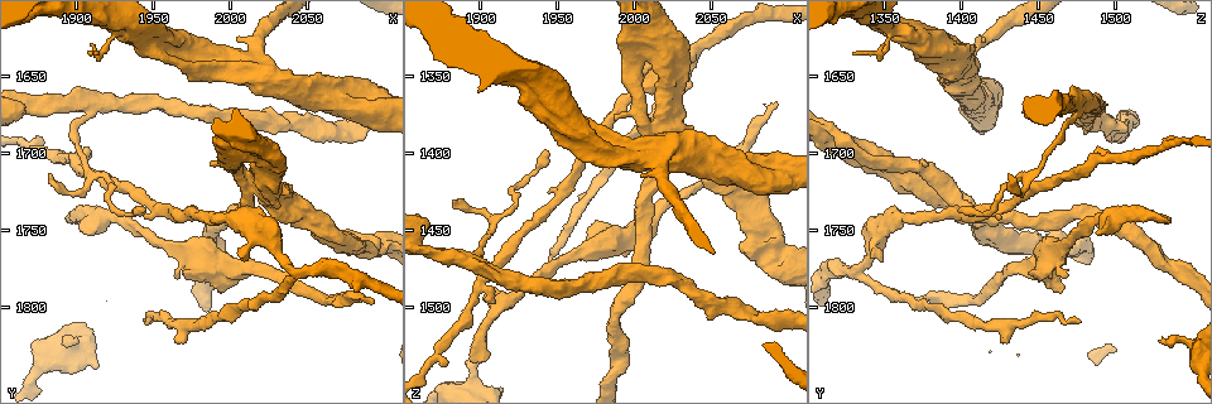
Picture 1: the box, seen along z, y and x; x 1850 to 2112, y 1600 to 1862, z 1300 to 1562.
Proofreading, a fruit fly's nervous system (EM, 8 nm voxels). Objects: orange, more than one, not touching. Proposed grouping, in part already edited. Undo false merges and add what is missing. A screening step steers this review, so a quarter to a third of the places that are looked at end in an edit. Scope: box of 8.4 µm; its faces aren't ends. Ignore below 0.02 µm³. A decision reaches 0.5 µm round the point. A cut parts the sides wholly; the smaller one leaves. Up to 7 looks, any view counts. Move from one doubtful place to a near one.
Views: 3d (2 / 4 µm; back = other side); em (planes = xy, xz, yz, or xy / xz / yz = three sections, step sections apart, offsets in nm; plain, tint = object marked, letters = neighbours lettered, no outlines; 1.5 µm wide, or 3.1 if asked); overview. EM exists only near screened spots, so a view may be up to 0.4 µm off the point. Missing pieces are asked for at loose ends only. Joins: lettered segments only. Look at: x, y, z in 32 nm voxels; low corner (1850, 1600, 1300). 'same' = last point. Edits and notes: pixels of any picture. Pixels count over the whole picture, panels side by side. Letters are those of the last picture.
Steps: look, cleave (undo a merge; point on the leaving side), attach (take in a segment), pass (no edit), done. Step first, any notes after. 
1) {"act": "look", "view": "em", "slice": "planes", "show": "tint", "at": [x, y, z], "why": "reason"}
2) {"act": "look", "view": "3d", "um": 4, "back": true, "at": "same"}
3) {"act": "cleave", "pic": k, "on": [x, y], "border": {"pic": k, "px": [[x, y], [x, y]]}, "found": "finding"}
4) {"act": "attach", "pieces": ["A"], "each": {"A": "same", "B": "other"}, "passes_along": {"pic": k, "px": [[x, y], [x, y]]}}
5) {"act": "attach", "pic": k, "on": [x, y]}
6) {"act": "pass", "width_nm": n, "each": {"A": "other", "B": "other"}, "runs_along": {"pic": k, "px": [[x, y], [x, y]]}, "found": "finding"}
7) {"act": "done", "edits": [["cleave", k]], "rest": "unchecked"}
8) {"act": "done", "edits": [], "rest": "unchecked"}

{"act": "look", "view": "em", "slice": "yz", "step": 4, "show": "letters", "at": [1900, 1820, 1530], "why": "free end"}

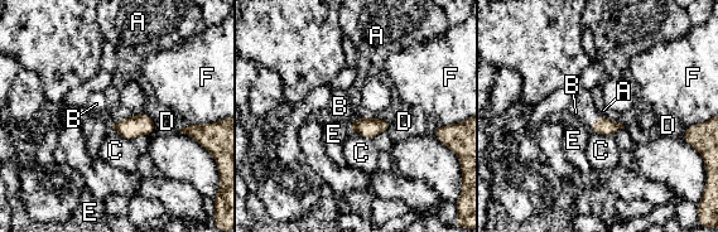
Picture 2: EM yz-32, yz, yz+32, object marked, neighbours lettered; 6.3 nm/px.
{"act": "look", "view": "em", "slice": "planes", "show": "letters", "at": "same"}

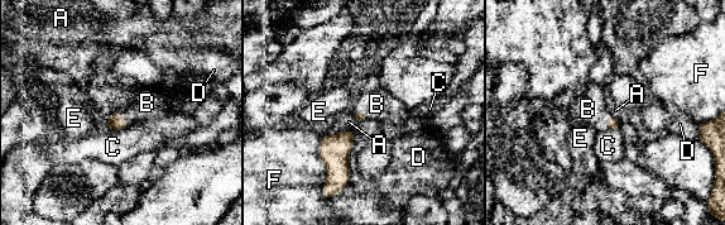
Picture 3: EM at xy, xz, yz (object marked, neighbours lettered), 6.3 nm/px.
{"act": "attach", "pieces": ["B"], "each": {"A": "other", "B": "same", "C": "other", "D": "other", "E": "other", "F": "other"}, "found": "it goes on there"}

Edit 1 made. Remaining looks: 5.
{"act": "look", "view": "overview"}

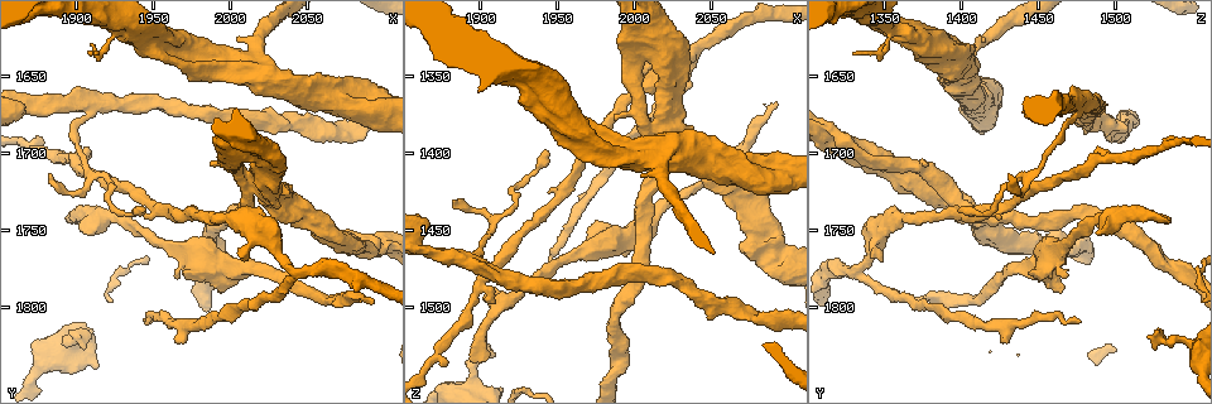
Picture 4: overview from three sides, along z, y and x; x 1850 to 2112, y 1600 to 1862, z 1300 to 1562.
{"act": "look", "view": "3d", "um": 4, "at": [1902, 1666, 1476], "why": "three-way junction"}

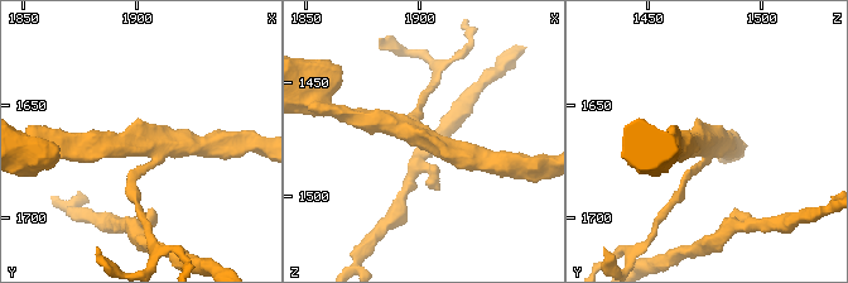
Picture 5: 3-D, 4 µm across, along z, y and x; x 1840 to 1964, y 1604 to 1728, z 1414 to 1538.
{"act": "look", "view": "em", "slice": "planes", "show": "letters", "at": [1904, 1667, 1475], "why": "now the EM"}

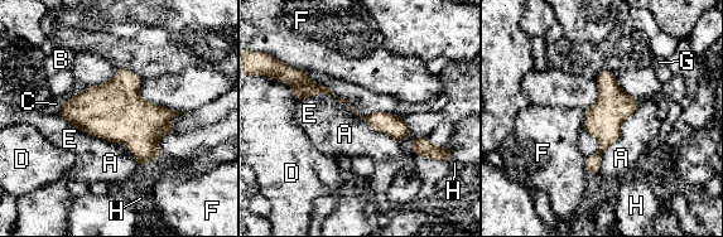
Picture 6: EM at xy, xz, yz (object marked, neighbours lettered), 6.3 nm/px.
{"act": "pass", "longest_contact_nm": ["A", 550], "each": {"A": "other", "B": "other", "C": "other", "D": "other", "E": "other", "F": "other", "G": "other", "H": "other"}, "border": {"pic": 6, "px": [[586, 111], [582, 127]]}, "found": "all the same neuron"}

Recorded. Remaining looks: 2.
{"act": "look", "view": "em", "slice": "xz", "step": 4, "show": "tint", "at": [1964, 1780, 1468], "why": "an open end"}

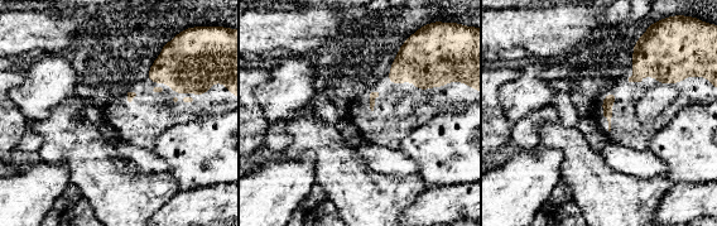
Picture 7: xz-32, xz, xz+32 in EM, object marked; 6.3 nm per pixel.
{"act": "look", "view": "em", "slice": "planes", "show": "letters", "at": "same", "why": "another direction"}

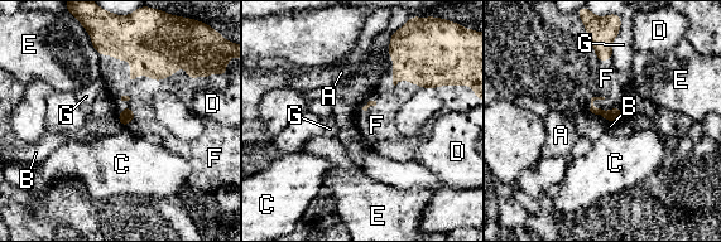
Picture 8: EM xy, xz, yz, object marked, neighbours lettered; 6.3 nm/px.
{"act": "attach", "pieces": ["F"], "each": {"A": "other", "B": "other", "C": "other", "D": "other", "E": "other", "F": "same", "G": "other"}, "passes_along": {"pic": 8, "px": [[157, 44], [143, 74], [116, 73]]}, "found": "it goes on there"}

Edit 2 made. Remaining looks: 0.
{"act": "done", "edits": [["attach", 3], ["attach", 8]], "rest": "unchecked"}

